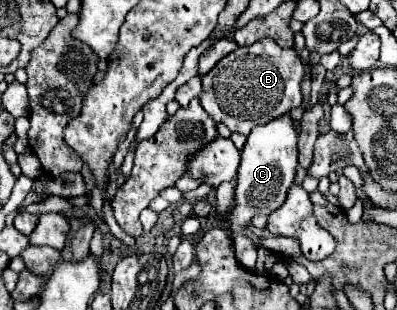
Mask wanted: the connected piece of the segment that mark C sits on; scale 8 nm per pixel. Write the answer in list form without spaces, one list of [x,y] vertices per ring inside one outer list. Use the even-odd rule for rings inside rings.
[[[286,113],[278,119],[272,119],[266,125],[254,127],[250,131],[246,145],[242,149],[242,163],[238,171],[238,185],[236,185],[236,205],[232,209],[232,215],[228,219],[230,233],[234,239],[234,253],[242,267],[248,271],[254,271],[256,265],[256,245],[252,239],[244,235],[246,227],[250,225],[250,219],[254,215],[270,215],[270,211],[278,209],[284,199],[286,191],[290,189],[298,165],[298,131],[294,125],[294,119]]]

